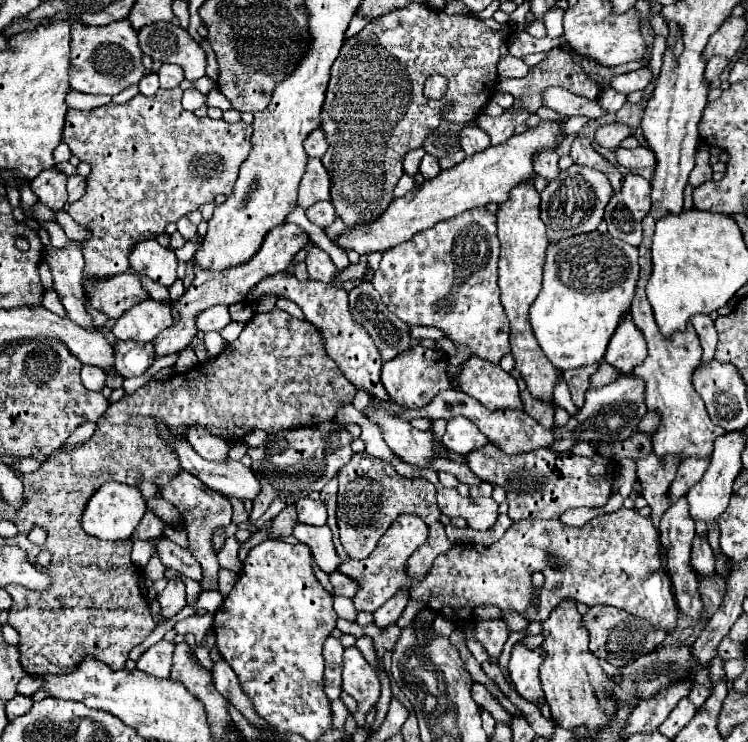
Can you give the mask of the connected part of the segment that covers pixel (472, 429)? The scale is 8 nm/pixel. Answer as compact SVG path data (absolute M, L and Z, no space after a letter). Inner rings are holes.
M462 416L448 420L446 434L444 434L442 442L448 450L462 454L462 456L488 444L486 436L468 418L462 418Z

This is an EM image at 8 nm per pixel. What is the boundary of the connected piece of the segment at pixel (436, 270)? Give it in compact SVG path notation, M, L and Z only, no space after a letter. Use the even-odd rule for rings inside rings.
M474 208L386 250L372 278L382 302L402 322L436 326L460 348L454 358L448 358L446 370L454 390L460 390L458 374L470 356L500 362L510 352L510 324L498 300L498 252L496 216L486 208ZM456 268L462 270L462 280L456 278Z

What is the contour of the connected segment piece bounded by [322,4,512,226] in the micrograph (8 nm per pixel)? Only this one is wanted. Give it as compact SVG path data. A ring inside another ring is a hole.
M408 4L404 8L398 8L398 10L392 10L390 14L384 14L382 18L376 18L372 20L362 32L354 34L350 40L344 42L342 50L340 50L340 56L336 58L334 66L332 66L332 76L330 76L330 84L328 84L328 92L326 92L326 102L324 102L324 108L322 108L322 130L328 138L328 152L322 156L322 164L326 166L328 174L330 174L330 182L332 182L332 204L336 208L336 214L344 220L346 226L356 226L356 224L370 224L374 222L388 206L390 202L394 200L394 186L396 182L400 180L400 176L404 174L402 170L402 160L404 160L404 154L408 150L414 150L414 148L422 148L424 140L440 126L442 122L442 112L444 108L446 110L446 120L450 122L472 122L478 118L478 114L482 114L484 106L488 104L488 100L492 98L494 90L496 90L496 82L498 82L498 74L496 74L496 64L498 64L498 56L500 54L506 54L506 40L508 36L512 34L512 28L508 24L498 24L494 18L490 20L480 20L480 18L474 18L474 16L468 16L468 14L446 14L444 10L434 10L430 8L428 4ZM432 74L442 74L448 78L448 92L442 100L430 100L422 94L422 88L424 88L424 82L428 76Z

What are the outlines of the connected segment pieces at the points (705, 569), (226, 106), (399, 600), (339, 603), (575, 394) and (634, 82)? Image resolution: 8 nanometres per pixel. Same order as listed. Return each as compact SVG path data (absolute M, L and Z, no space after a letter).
M694 536L692 542L692 564L702 576L712 576L714 574L714 552L706 540L706 536Z
M212 88L208 94L206 94L206 106L214 106L214 108L220 108L220 110L230 110L230 102L226 100L226 96L218 90L218 88Z
M400 590L394 598L390 598L388 604L384 604L382 608L378 608L378 610L374 612L374 622L376 622L376 626L386 628L388 624L396 622L396 620L400 618L404 606L408 604L408 600L410 600L410 592L408 592L408 590Z
M334 596L334 610L338 612L340 618L344 620L350 620L350 622L356 622L356 610L354 610L354 602L346 596Z
M598 364L592 366L582 366L582 368L574 368L574 370L566 370L562 372L562 378L566 380L566 384L570 386L570 394L572 394L572 402L582 408L584 406L584 394L590 388L590 376L598 370Z
M640 68L640 70L628 72L628 74L614 76L610 84L612 84L614 90L624 92L624 94L630 94L630 92L636 92L636 90L644 90L650 82L652 82L650 68Z

